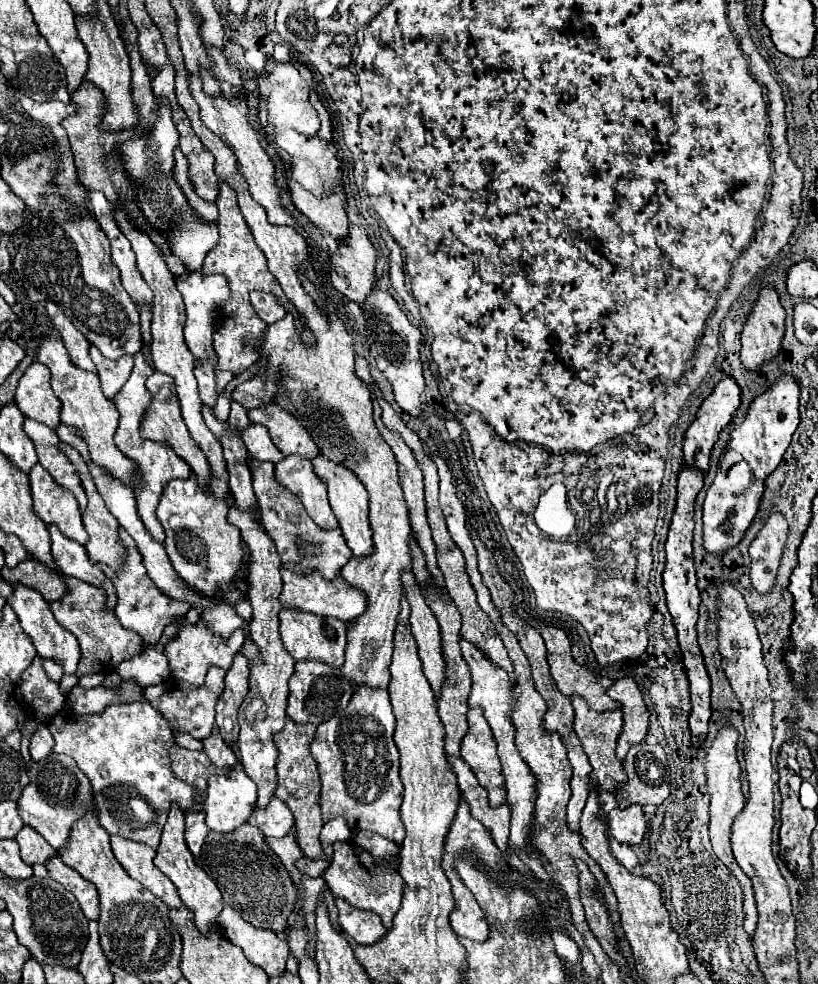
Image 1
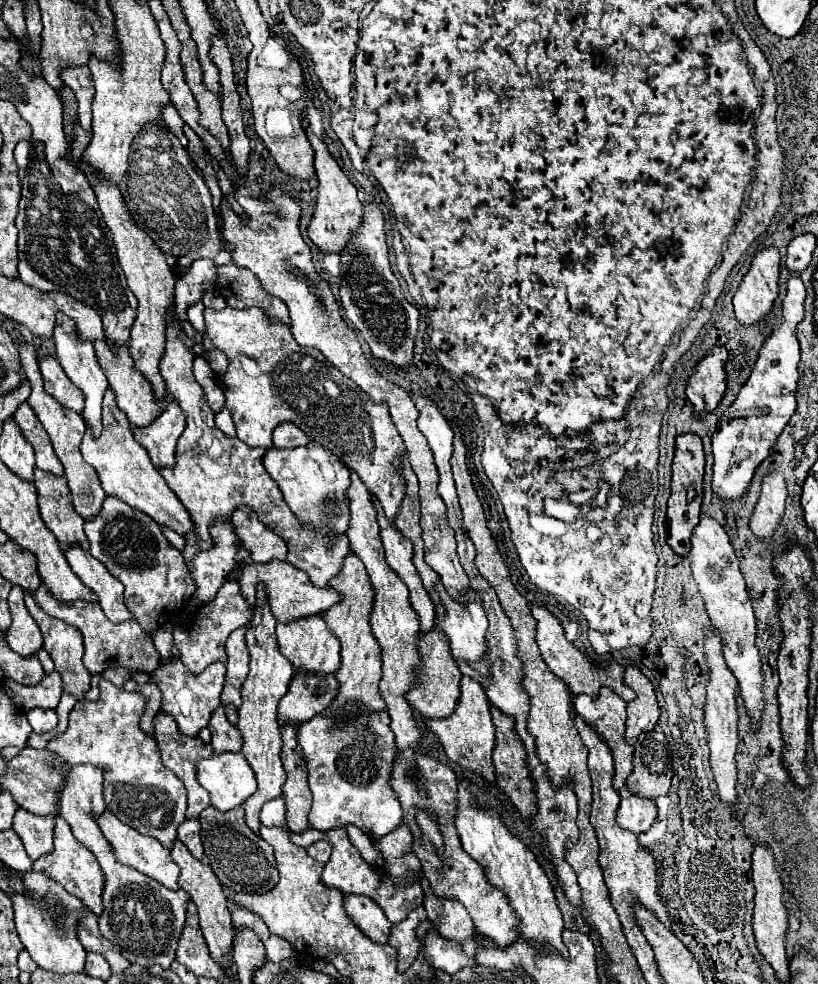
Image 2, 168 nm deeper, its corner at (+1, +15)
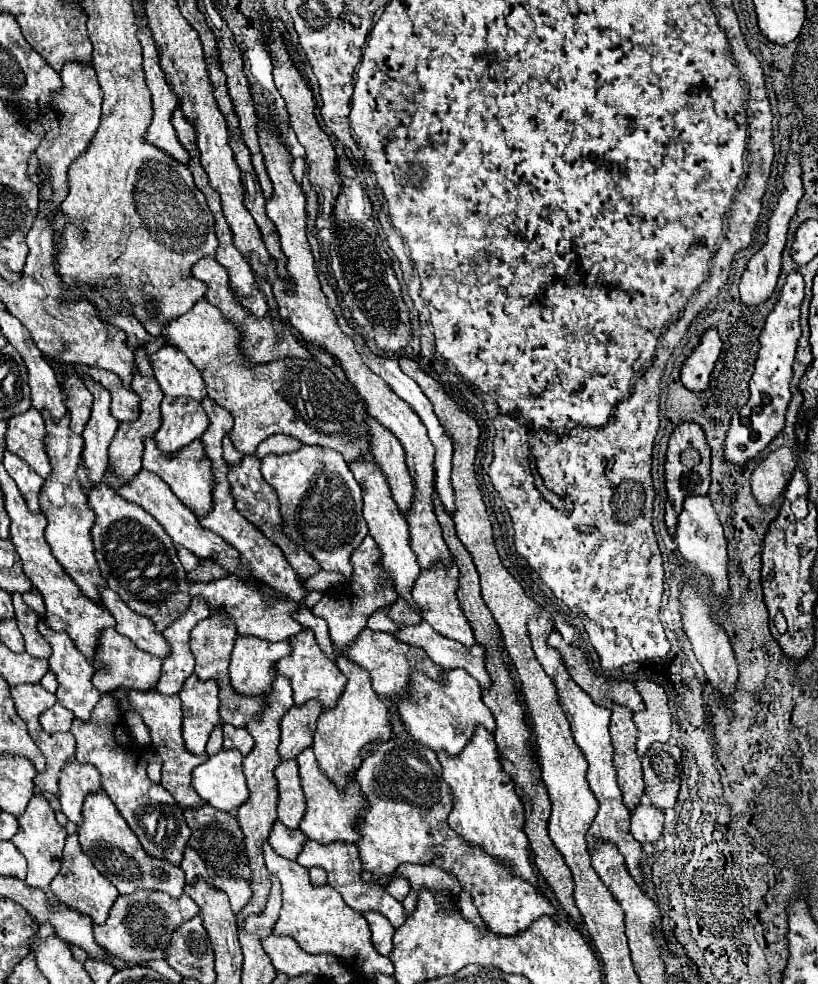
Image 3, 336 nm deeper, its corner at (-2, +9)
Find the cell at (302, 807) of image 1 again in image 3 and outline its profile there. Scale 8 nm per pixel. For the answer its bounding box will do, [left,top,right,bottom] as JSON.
[275,759,305,829]

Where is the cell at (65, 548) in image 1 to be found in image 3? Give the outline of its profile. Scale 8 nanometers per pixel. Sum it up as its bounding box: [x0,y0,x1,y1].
[99,587,169,659]

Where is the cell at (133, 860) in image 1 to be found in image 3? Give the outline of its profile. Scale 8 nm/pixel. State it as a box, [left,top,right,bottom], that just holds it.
[77,793,185,897]

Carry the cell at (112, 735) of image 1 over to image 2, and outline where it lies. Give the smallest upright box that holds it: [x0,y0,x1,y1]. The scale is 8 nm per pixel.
[46,679,186,849]

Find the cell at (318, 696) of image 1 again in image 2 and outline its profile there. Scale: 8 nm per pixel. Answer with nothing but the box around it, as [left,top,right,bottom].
[278,671,338,725]

